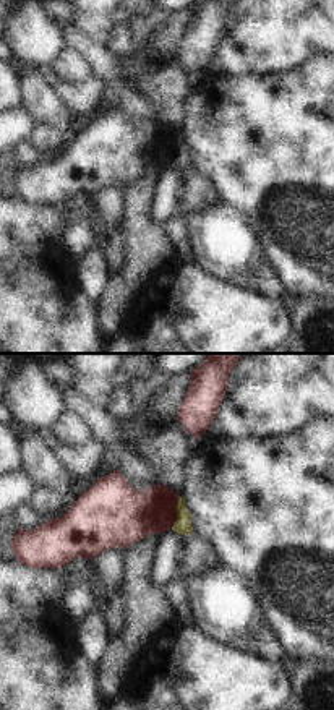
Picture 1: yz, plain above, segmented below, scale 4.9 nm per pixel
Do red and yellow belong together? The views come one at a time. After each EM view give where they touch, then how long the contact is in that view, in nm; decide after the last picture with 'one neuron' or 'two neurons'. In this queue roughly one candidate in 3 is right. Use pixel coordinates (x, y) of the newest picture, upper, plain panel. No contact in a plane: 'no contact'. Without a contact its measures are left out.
(175, 149) | 170 nm

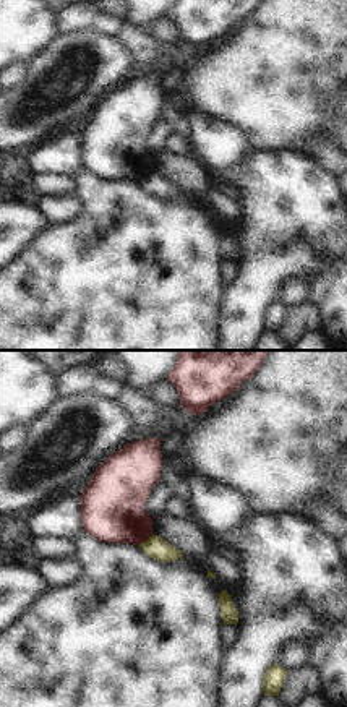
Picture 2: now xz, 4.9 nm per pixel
(145, 177) | 100 nm

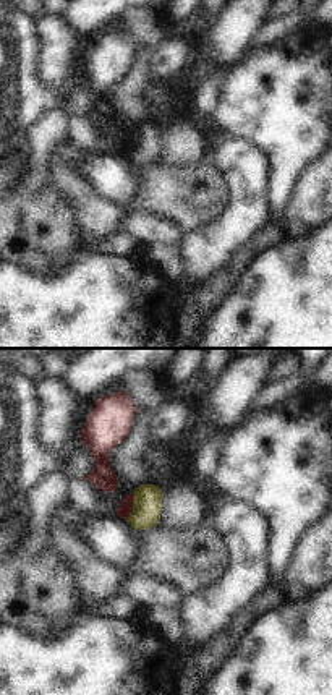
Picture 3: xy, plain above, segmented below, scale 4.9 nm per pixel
(131, 143) | 140 nm

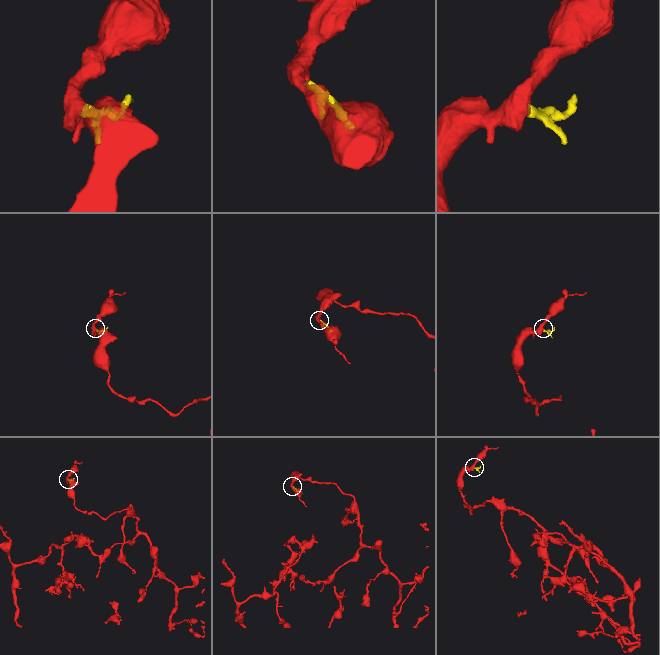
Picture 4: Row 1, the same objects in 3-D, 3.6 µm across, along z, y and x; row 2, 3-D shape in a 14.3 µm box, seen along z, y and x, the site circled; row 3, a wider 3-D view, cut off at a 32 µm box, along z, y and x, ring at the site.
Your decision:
two neurons

